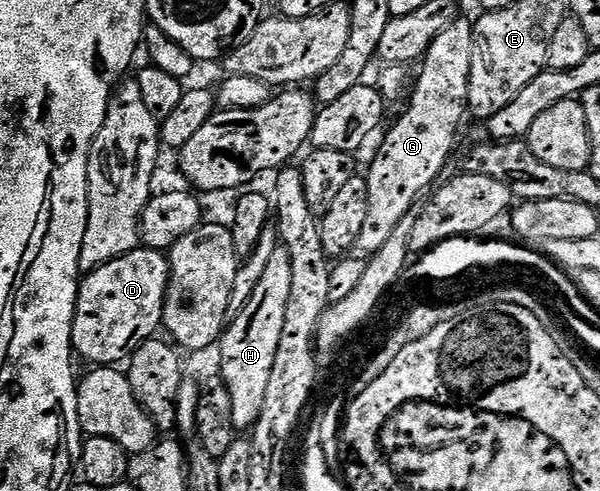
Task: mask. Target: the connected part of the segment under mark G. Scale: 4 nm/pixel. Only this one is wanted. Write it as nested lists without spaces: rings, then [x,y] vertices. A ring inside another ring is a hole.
[[[460,16],[451,27],[441,33],[424,55],[421,72],[416,75],[409,110],[396,122],[386,136],[367,172],[369,183],[367,222],[358,240],[358,249],[374,254],[389,240],[392,230],[413,209],[417,198],[440,176],[457,140],[457,130],[466,115],[469,96],[469,80],[476,63],[473,60],[474,24]]]

